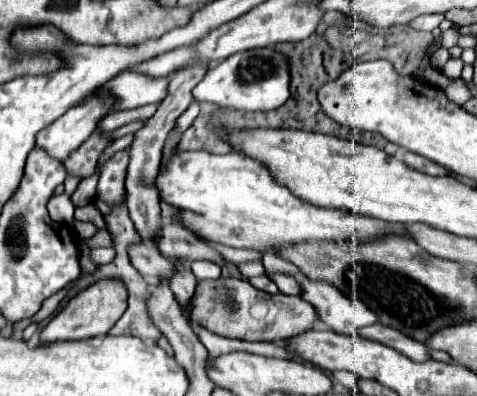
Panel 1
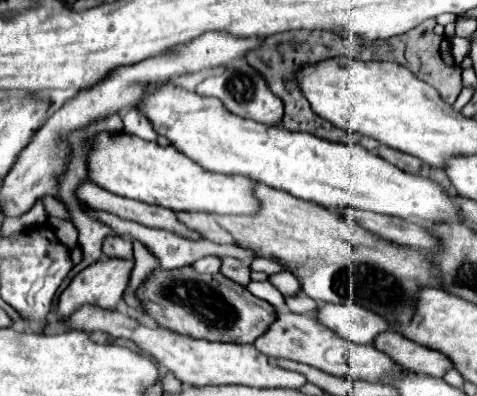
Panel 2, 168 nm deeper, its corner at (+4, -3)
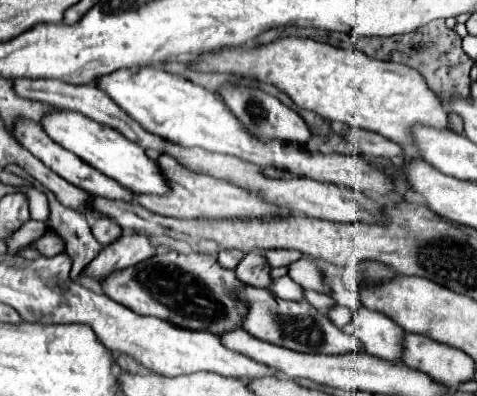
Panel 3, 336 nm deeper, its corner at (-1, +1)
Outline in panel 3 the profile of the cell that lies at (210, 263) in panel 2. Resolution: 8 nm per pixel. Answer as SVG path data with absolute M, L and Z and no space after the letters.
M221 250L219 254L217 254L217 262L223 266L223 268L235 268L239 262L241 262L241 258L243 258L245 254L241 252L241 250Z

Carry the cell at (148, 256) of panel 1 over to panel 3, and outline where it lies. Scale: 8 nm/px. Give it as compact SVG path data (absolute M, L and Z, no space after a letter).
M97 218L93 222L93 236L99 240L101 246L109 246L111 242L115 242L119 236L123 234L121 226L115 220L109 218Z

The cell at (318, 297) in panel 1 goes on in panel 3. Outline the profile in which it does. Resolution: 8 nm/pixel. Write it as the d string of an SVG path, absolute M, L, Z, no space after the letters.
M359 306L353 312L353 320L343 326L347 334L353 334L365 348L365 352L383 358L399 360L401 358L401 336L403 328L393 324L385 314L373 312L365 306Z

